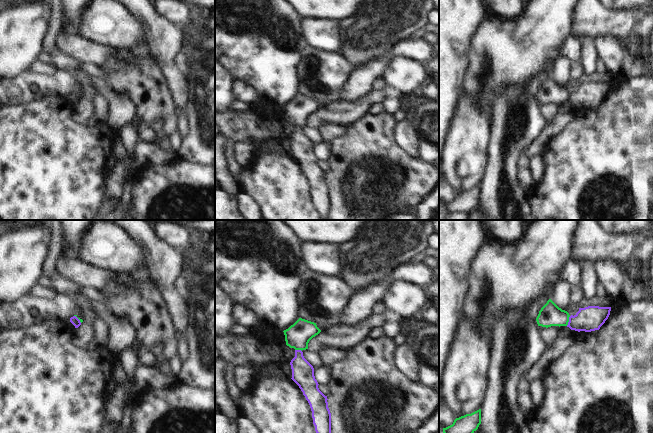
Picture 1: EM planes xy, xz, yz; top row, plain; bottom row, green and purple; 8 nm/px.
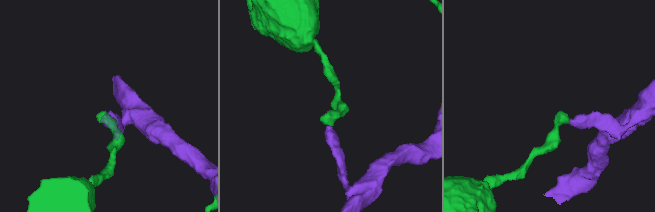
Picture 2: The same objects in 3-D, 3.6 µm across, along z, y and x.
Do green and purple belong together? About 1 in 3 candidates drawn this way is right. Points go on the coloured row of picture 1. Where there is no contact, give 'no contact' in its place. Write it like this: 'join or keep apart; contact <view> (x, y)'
keep apart; contact yz (568, 321)

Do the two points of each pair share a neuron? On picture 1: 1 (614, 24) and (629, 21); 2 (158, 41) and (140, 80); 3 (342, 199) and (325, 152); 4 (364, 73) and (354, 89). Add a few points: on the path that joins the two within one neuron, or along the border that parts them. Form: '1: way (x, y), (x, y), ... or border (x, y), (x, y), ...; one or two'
1: way (618, 24), (625, 21); one
2: border (148, 45), (155, 58); two
3: border (330, 143), (331, 156), (327, 161); two
4: way (363, 77), (358, 85); one

